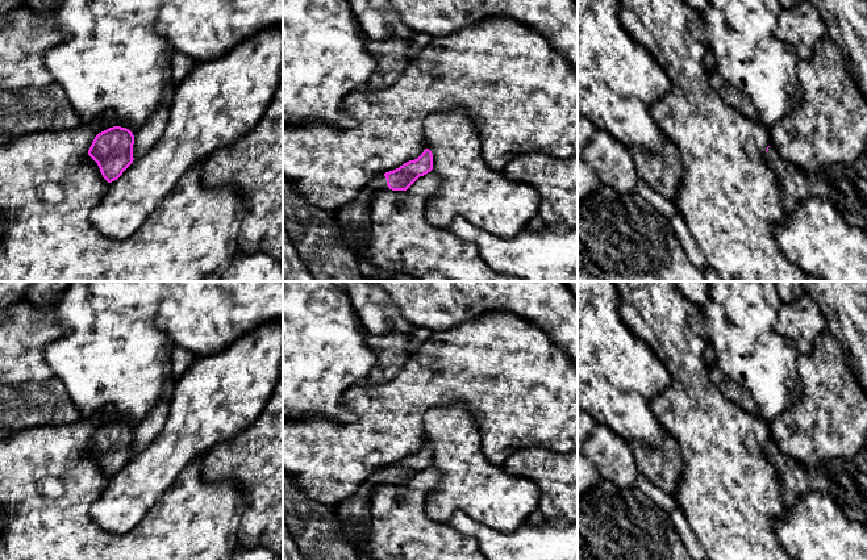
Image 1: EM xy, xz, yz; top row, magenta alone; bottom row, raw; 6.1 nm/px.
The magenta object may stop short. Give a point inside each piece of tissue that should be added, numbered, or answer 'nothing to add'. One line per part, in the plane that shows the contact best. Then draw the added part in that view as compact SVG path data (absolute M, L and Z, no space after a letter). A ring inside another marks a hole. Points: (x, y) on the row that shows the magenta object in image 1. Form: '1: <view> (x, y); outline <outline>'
1: xz (353, 220); outline M384 174L376 175L359 195L337 212L337 227L339 229L339 237L342 242L353 250L357 259L360 260L360 255L366 251L371 237L371 217L370 206L371 197L375 192L388 188Z

